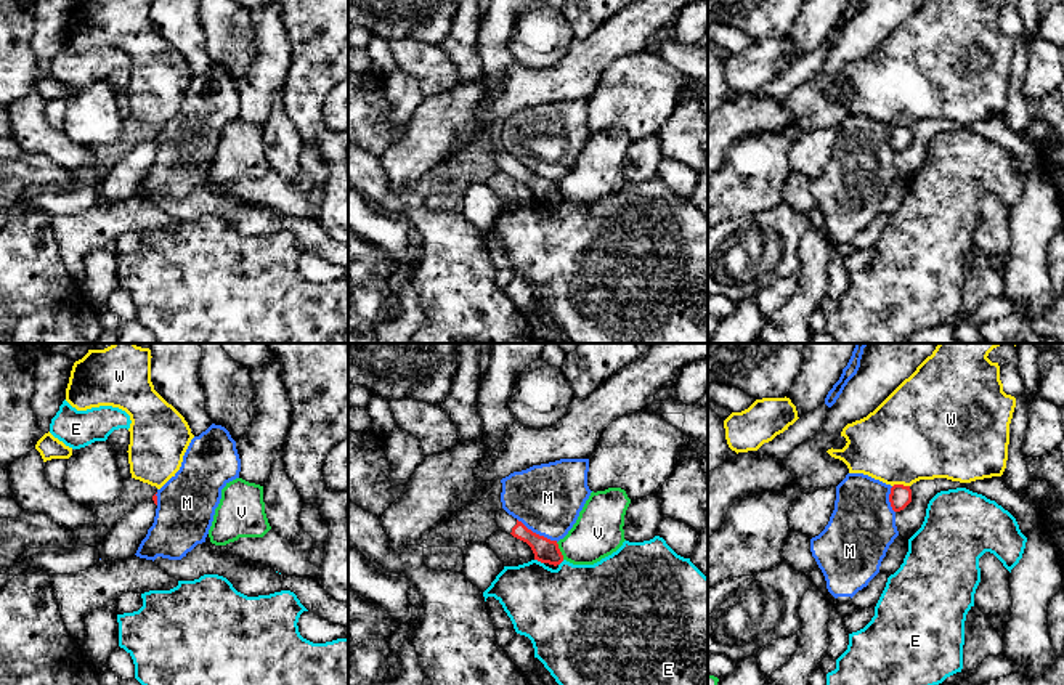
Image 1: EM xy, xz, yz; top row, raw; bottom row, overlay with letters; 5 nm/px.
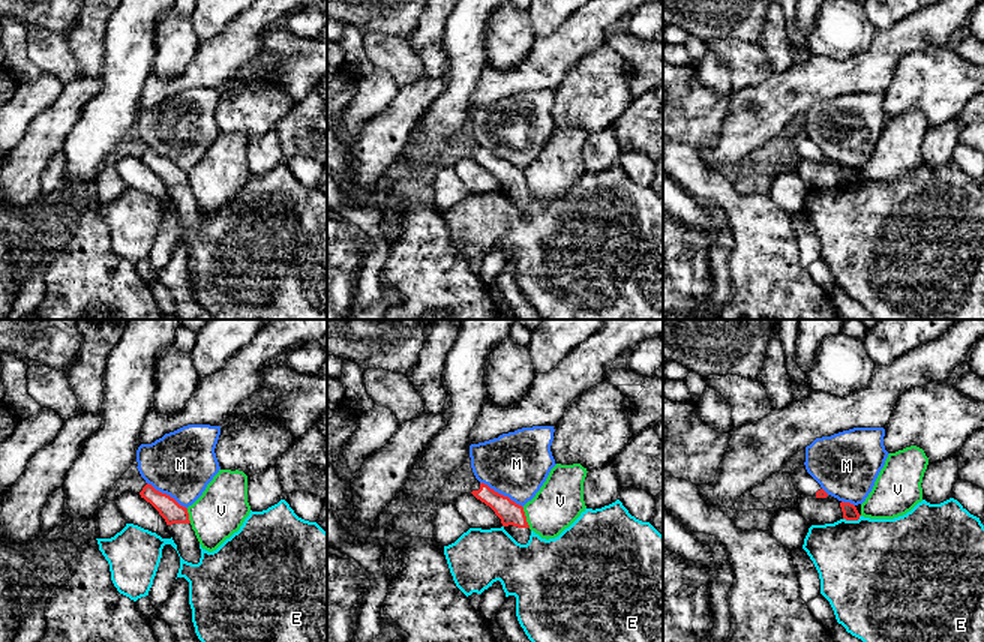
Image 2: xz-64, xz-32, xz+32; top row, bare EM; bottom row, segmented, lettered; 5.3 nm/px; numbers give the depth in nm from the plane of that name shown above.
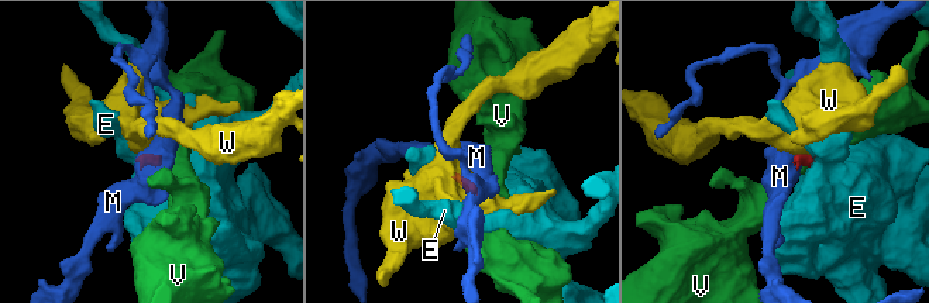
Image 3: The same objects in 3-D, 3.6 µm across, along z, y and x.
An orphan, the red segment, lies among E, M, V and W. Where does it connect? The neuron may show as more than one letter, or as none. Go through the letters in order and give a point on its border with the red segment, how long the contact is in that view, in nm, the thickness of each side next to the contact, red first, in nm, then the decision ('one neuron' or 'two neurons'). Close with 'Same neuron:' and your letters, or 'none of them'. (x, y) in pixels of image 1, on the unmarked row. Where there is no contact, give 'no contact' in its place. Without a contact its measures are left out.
E: xz (540, 201) | 50 nm | 120/380 nm | two neurons
M: xz (538, 175) | 240 nm | 120/340 nm | two neurons
V: xz (559, 191) | 100 nm | 120/240 nm | two neurons
W: yz (901, 125) | 90 nm | 110/440 nm | two neurons
Same neuron: none of them

